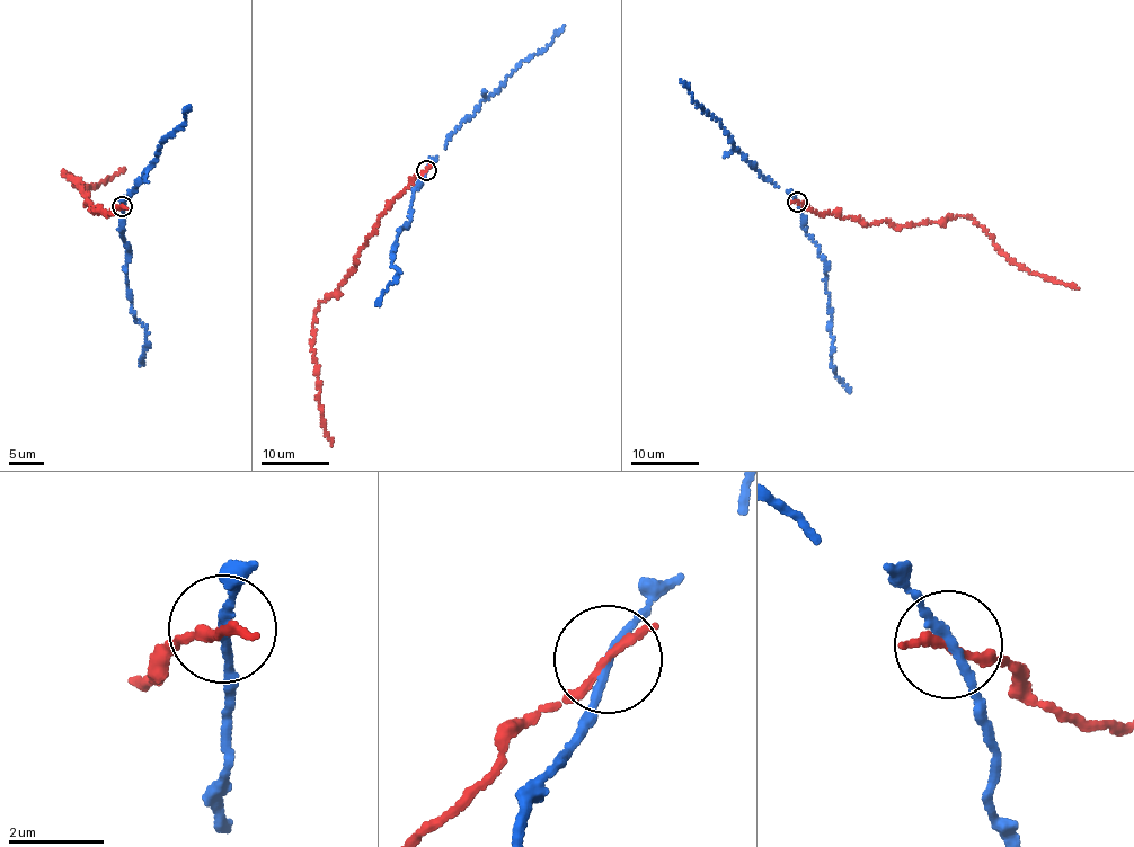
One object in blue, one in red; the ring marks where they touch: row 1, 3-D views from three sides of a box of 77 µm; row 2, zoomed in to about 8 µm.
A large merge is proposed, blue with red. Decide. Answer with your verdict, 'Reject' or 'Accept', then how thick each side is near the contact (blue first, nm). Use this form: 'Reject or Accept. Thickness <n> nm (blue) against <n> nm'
Reject. Thickness 170 nm (blue) against 240 nm

